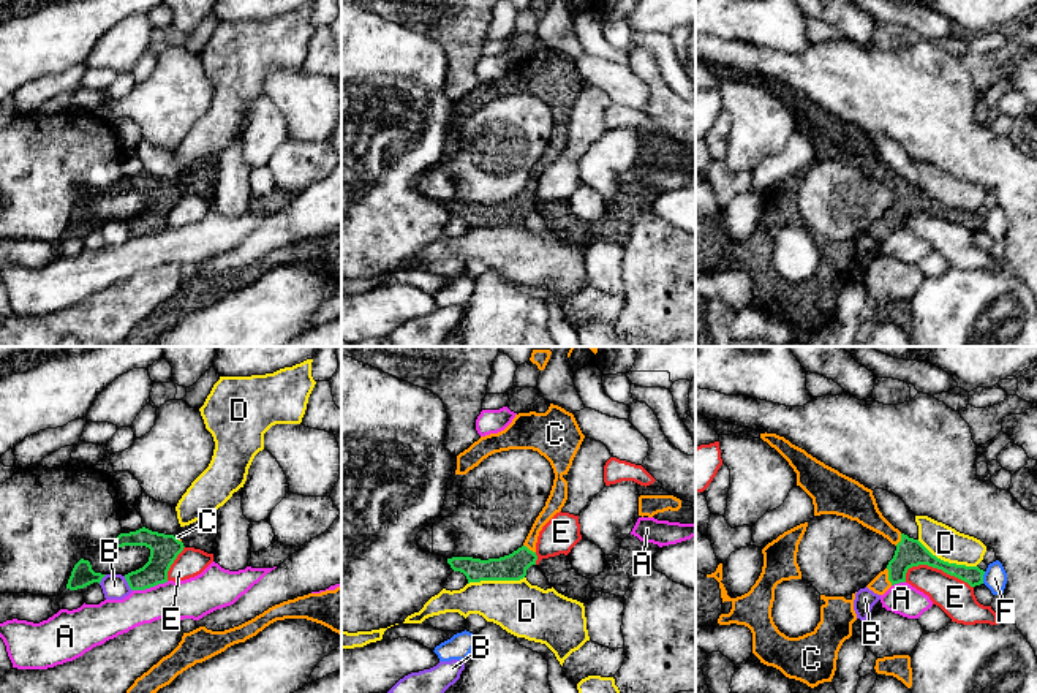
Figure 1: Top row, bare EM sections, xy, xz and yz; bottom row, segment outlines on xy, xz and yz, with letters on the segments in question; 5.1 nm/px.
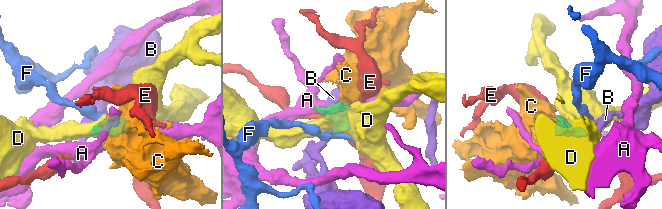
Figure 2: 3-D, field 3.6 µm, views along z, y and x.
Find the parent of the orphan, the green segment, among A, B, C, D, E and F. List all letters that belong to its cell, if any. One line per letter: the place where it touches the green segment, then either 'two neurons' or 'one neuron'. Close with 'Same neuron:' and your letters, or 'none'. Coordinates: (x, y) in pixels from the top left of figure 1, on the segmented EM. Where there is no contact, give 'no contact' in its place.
A: contact xy (150, 586); two neurons
B: contact xy (128, 584); two neurons
C: contact yz (889, 576); one neuron
D: contact yz (947, 562); two neurons
E: contact yz (939, 568); two neurons
F: contact yz (982, 578); two neurons
Same neuron: C

